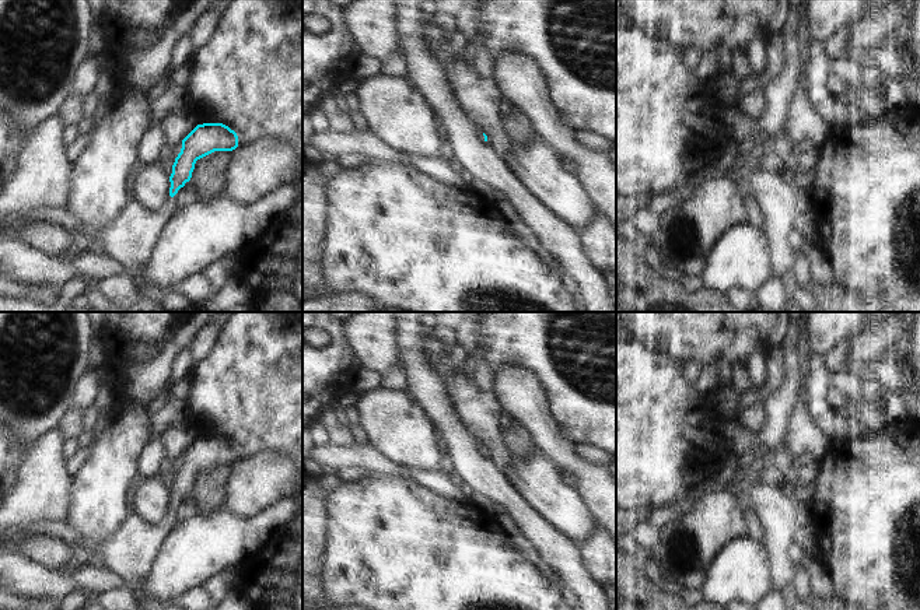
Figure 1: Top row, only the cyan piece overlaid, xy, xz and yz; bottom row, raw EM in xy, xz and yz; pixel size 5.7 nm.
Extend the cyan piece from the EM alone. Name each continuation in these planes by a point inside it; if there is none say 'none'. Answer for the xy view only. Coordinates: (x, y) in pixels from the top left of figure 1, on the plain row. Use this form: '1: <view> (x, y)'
none

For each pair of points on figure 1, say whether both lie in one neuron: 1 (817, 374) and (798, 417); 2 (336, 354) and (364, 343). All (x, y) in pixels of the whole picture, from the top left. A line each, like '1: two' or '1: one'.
1: two
2: two

